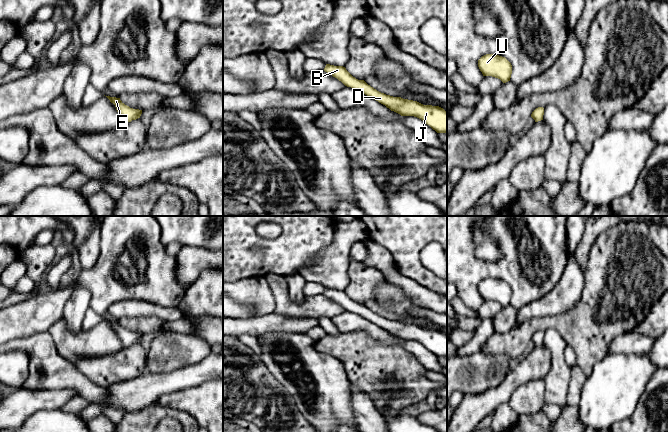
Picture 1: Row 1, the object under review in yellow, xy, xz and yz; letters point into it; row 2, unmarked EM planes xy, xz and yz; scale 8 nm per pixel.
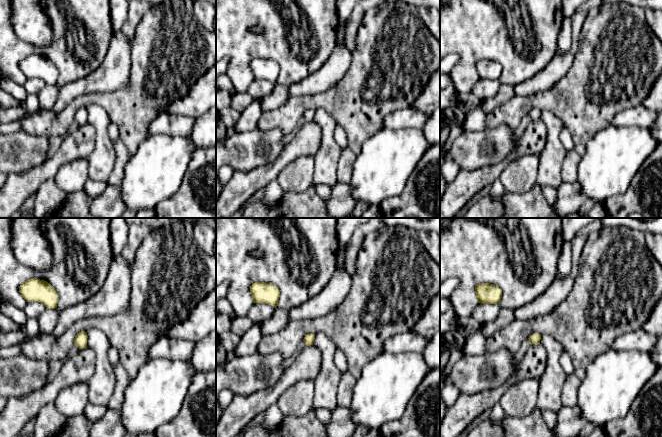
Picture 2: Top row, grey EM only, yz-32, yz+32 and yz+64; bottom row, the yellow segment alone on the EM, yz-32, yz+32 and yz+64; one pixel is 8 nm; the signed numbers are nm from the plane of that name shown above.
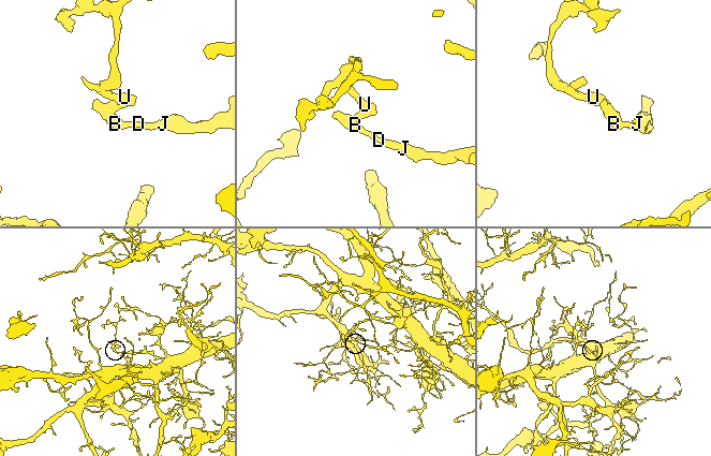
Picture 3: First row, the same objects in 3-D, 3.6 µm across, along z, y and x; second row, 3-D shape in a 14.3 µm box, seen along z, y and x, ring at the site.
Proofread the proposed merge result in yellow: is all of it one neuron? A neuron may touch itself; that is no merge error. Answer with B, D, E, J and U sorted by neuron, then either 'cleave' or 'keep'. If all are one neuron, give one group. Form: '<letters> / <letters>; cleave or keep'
B D E J U; keep

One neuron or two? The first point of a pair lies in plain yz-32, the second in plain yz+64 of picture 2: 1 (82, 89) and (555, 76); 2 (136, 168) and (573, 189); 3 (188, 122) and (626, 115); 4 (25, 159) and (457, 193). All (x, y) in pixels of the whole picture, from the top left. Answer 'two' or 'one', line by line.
1: one
2: two
3: one
4: two

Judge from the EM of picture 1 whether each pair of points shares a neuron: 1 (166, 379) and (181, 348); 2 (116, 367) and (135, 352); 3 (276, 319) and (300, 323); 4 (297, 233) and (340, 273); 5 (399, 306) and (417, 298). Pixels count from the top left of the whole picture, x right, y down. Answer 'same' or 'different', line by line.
1: different
2: same
3: same
4: different
5: different

